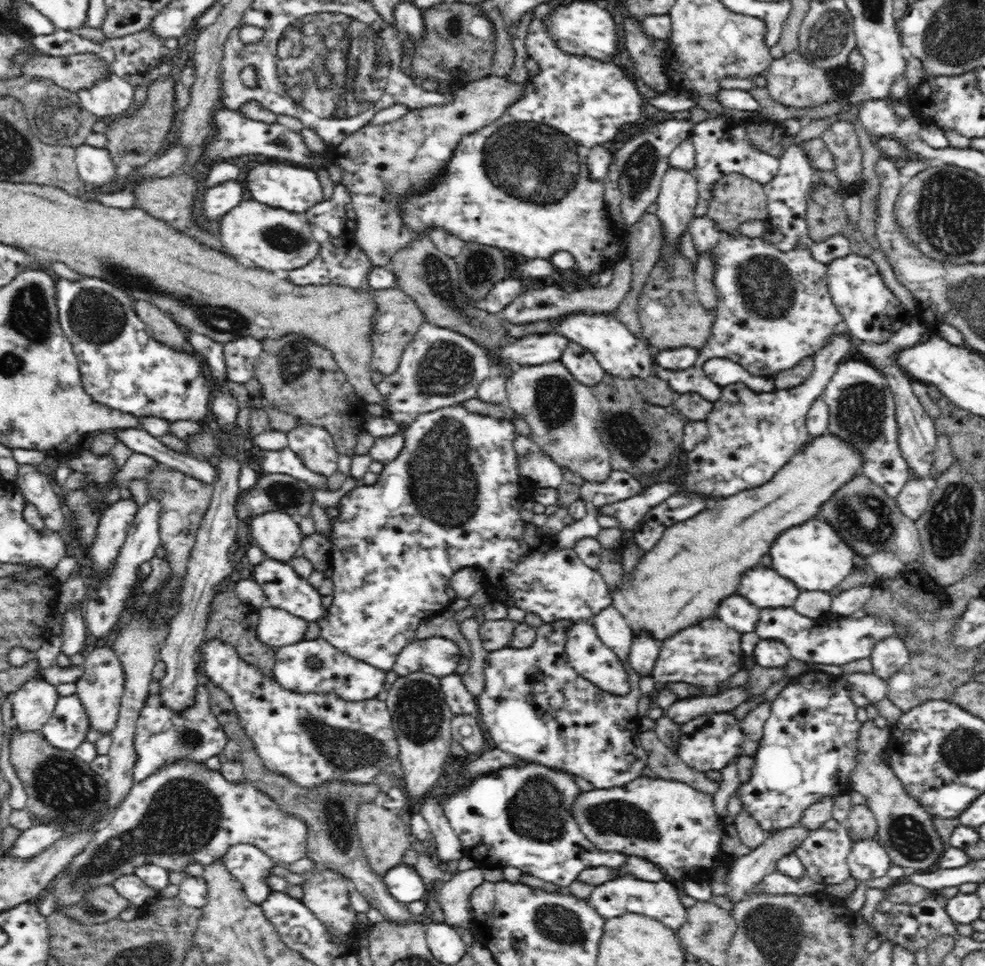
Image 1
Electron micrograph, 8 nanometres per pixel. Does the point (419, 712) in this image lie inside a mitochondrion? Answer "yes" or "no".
yes

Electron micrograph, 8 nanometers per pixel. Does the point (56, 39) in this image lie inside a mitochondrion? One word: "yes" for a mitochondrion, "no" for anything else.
no

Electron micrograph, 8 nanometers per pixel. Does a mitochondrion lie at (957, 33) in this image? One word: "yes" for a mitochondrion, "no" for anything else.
yes

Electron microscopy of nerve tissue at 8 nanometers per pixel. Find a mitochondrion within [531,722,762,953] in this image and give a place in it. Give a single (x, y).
(617, 817)

